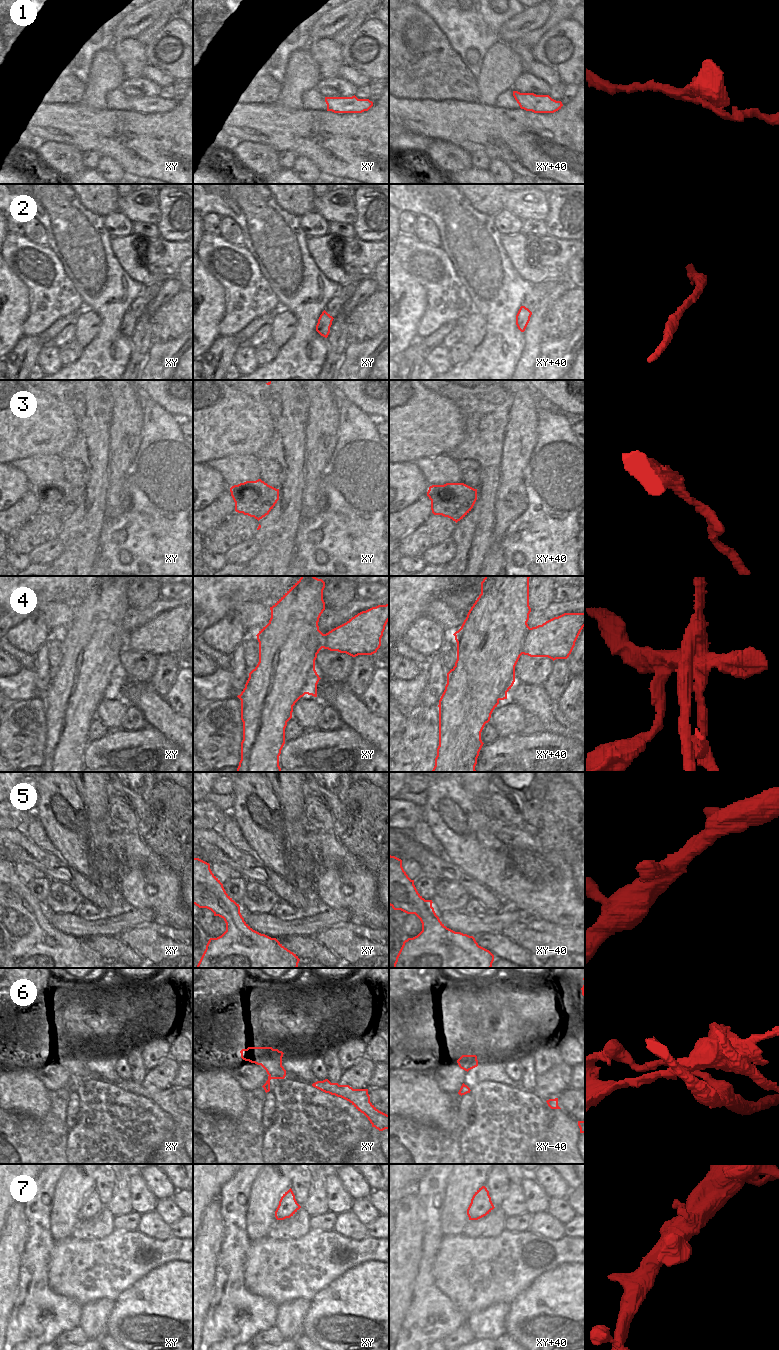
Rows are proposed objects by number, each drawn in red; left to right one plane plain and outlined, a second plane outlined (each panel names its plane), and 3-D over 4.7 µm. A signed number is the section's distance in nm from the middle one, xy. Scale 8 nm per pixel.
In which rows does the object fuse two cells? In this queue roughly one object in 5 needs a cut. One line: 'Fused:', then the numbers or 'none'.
Fused: 3, 4, 6

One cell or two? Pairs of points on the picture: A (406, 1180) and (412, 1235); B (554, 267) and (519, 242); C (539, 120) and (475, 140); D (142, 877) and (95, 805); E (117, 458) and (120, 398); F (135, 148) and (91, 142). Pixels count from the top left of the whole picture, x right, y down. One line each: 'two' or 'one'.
A: two
B: one
C: one
D: two
E: one
F: one

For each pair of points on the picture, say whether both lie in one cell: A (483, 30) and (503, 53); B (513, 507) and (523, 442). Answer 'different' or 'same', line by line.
A: different
B: same

